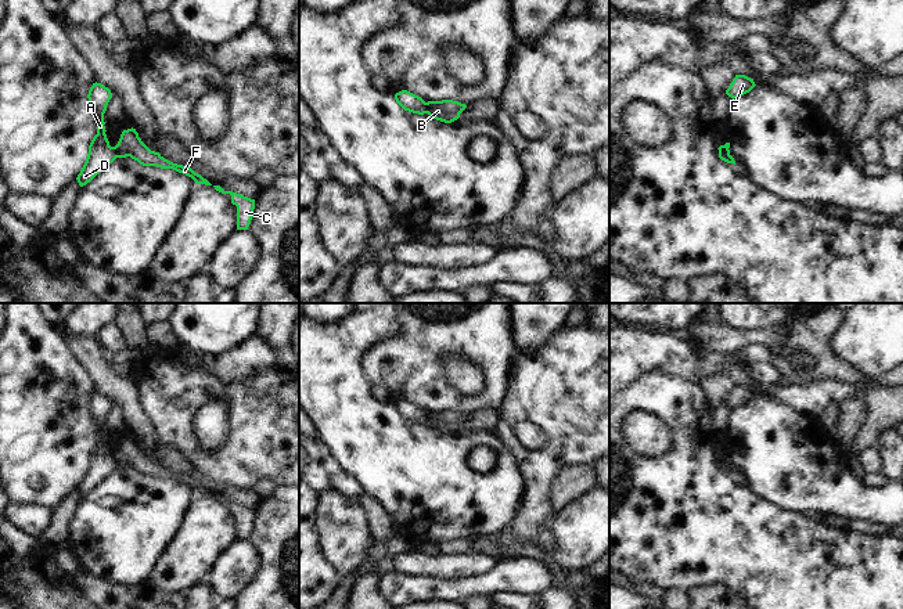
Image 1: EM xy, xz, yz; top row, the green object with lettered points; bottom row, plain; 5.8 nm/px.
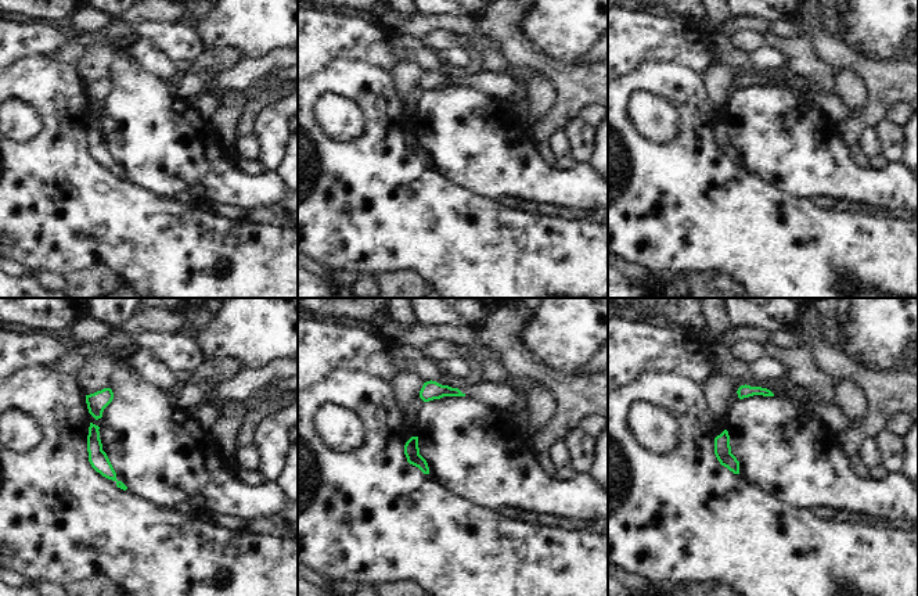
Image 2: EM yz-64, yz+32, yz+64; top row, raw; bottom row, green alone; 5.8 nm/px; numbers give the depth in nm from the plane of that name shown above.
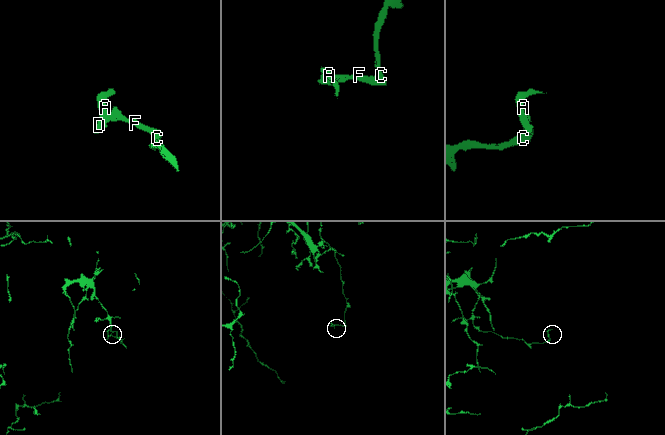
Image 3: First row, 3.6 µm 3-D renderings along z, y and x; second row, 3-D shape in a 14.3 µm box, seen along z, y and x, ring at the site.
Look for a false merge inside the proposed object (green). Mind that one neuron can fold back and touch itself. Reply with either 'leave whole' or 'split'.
split

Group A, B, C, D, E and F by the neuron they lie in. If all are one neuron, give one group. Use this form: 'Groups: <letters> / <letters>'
Groups: A D E / B C F

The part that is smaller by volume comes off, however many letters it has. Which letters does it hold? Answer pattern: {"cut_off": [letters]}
{"cut_off": ["A", "D", "E"]}

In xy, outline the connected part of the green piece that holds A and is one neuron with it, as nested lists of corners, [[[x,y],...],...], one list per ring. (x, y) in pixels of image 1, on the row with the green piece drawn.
[[[96,82],[90,87],[87,98],[89,107],[97,120],[97,134],[89,145],[86,162],[76,177],[80,187],[90,183],[104,167],[118,158],[114,147],[109,145],[104,126],[104,113],[109,100],[112,98],[111,90]]]

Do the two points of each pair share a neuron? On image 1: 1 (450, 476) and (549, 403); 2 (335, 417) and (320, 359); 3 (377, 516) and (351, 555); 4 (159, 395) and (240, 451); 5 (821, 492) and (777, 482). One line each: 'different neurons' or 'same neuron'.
1: different neurons
2: same neuron
3: different neurons
4: same neuron
5: same neuron

